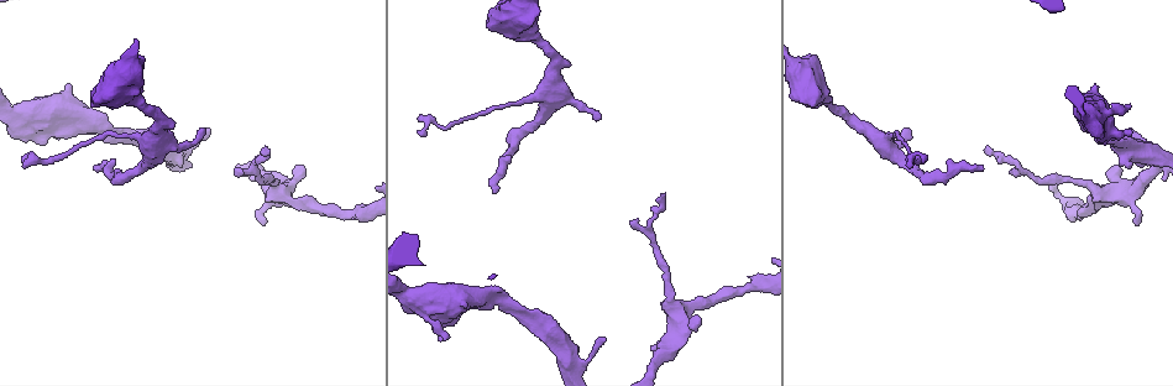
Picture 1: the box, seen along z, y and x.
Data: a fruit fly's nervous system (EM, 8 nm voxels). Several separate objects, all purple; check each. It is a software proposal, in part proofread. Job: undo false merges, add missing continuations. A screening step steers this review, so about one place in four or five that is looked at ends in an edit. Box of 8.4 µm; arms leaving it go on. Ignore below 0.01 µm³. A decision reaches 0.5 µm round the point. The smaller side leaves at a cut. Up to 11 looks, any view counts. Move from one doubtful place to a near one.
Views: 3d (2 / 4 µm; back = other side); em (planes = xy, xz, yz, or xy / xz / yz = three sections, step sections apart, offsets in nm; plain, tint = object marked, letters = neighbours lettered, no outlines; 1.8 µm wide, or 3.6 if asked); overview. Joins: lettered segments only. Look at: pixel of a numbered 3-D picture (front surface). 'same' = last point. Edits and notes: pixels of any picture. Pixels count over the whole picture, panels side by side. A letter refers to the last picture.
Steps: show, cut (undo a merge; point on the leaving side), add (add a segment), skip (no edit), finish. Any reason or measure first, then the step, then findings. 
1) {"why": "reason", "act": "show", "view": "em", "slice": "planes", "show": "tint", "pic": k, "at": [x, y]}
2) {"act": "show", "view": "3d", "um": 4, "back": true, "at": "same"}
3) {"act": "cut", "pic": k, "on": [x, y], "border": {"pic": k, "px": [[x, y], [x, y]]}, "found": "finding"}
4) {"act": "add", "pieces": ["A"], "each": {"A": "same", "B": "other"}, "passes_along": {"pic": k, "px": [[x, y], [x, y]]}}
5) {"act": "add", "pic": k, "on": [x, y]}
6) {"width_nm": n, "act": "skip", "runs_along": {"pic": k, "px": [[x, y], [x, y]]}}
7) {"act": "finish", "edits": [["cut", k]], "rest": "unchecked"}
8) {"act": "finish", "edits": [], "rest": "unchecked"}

{"why": "end of a long branch", "act": "show", "view": "3d", "um": 4, "pic": 1, "at": [983, 166]}

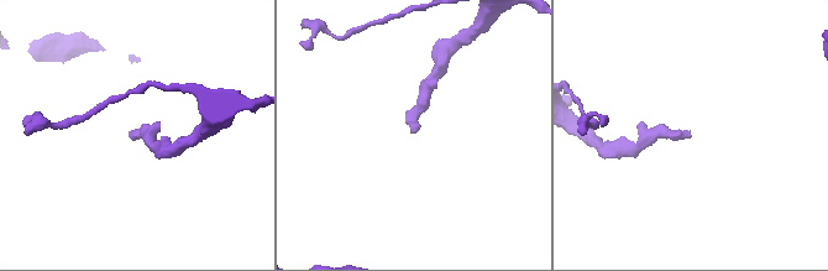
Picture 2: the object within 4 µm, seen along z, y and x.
{"act": "show", "view": "em", "slice": "planes", "show": "plain", "pic": 2, "at": [690, 135]}

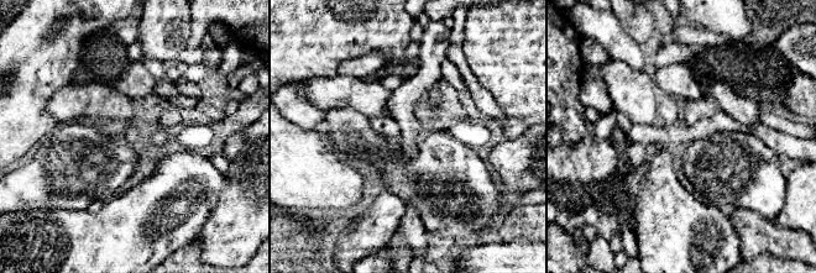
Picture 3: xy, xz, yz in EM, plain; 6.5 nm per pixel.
{"act": "show", "view": "em", "slice": "planes", "show": "letters", "at": "same"}

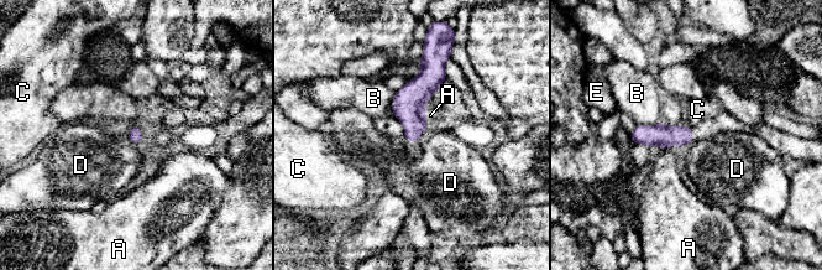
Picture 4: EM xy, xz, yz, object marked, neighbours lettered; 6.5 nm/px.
{"act": "skip", "each": {"A": "other", "B": "other", "C": "other", "D": "other", "E": "other"}, "border": {"pic": 4, "px": [[127, 138], [135, 144]]}, "found": "none of them fits"}

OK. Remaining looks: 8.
{"why": "branch stops here", "act": "show", "view": "3d", "um": 2, "pic": 1, "at": [604, 340]}

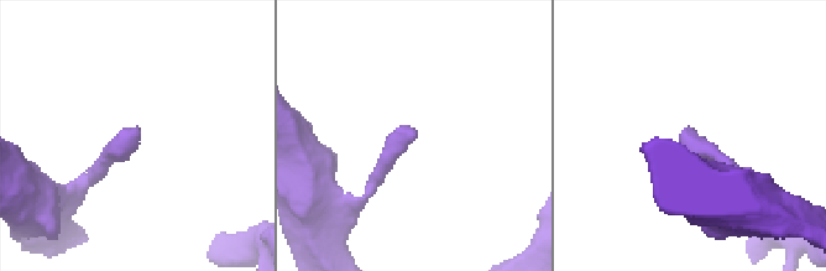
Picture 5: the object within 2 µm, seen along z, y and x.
{"why": "need the tissue", "act": "show", "view": "em", "slice": "xy", "step": 8, "show": "tint", "pic": 5, "at": [413, 136]}

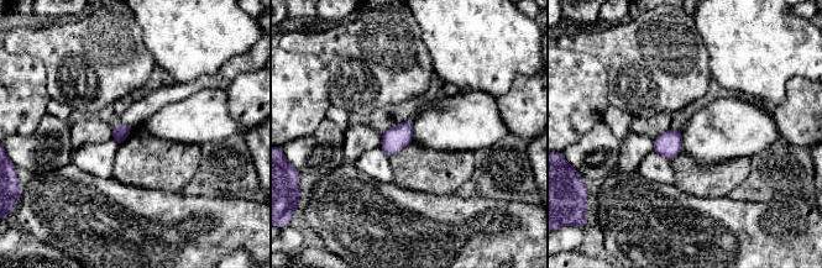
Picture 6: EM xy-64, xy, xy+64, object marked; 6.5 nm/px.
{"why": "see the neighbours", "act": "show", "view": "em", "slice": "xy", "step": 8, "show": "letters", "at": "same"}

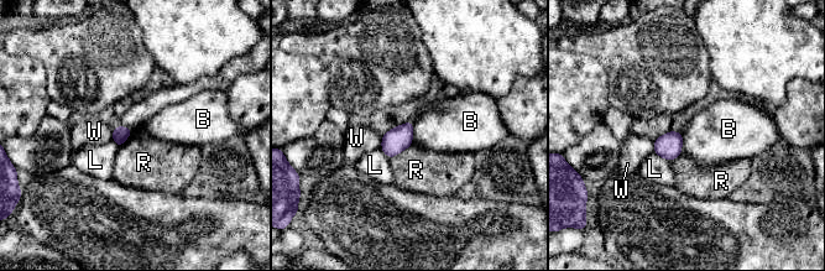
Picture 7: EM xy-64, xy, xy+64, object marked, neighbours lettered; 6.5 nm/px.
{"width_nm": 100, "act": "skip", "each": {"B": "other", "L": "other", "R": "other", "W": "other"}, "border": {"pic": 7, "px": [[413, 121], [412, 144]]}, "found": "none of them fits"}

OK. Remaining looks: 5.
{"act": "show", "view": "3d", "um": 2, "pic": 1, "at": [1136, 224]}

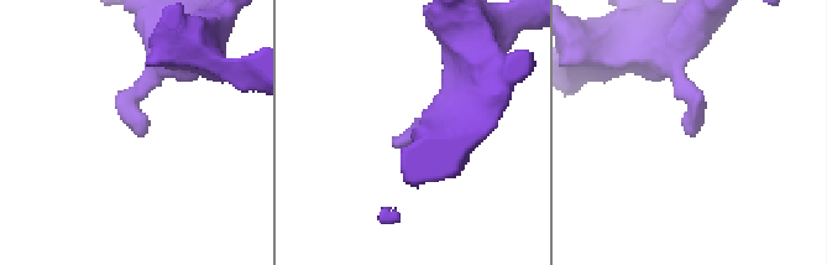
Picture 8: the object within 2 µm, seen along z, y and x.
{"act": "show", "view": "em", "slice": "planes", "show": "plain", "pic": 8, "at": [689, 131]}

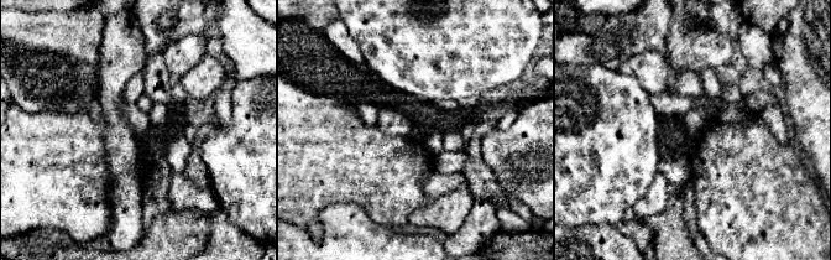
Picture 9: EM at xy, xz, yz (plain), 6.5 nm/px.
{"act": "show", "view": "em", "slice": "planes", "show": "letters", "at": "same"}

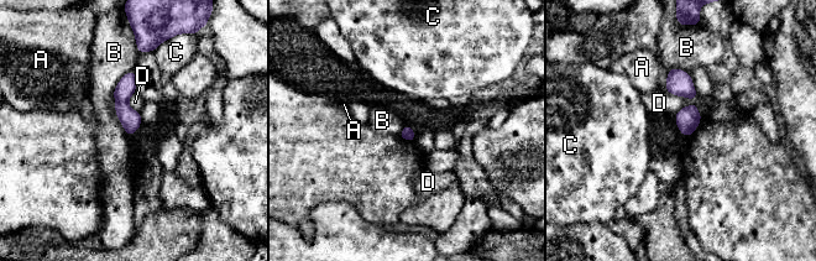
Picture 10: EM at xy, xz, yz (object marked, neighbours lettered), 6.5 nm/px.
{"act": "skip", "each": {"A": "other", "B": "other", "C": "other", "D": "other"}, "border": {"pic": 10, "px": [[132, 69], [114, 90], [129, 136]]}, "found": "none of them fits"}

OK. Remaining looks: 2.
{"why": "sudden change in width", "act": "show", "view": "em", "um": 3.6, "slice": "planes", "show": "tint", "pic": 1, "at": [26, 112]}

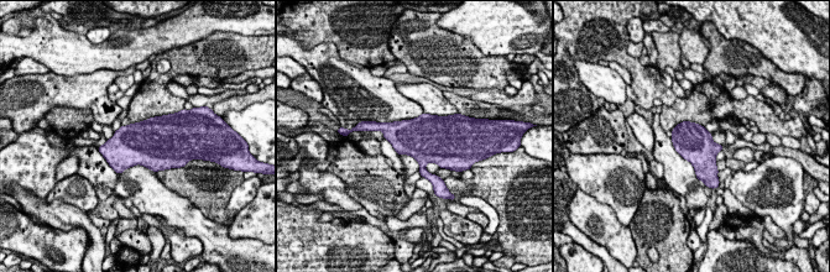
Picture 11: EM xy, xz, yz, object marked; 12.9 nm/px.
{"why": "see the neighbours", "act": "show", "view": "em", "um": 3.6, "slice": "planes", "show": "letters", "at": "same"}

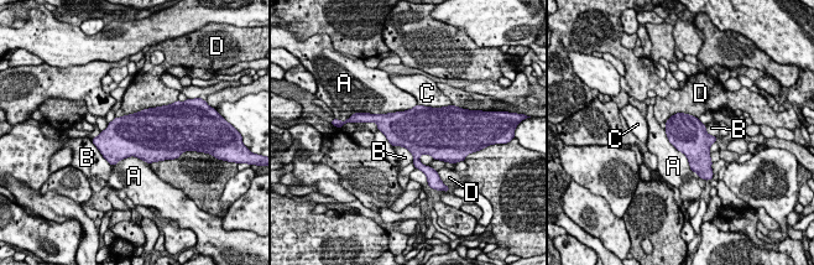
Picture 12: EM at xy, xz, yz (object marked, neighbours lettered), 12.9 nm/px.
{"act": "skip", "each": {"A": "other", "B": "other", "C": "other", "D": "other"}, "border": {"pic": 12, "px": [[165, 104], [144, 108], [115, 118]]}, "found": "continuous, no second neuron"}

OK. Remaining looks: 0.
{"act": "finish", "edits": [], "rest": "unchecked"}

